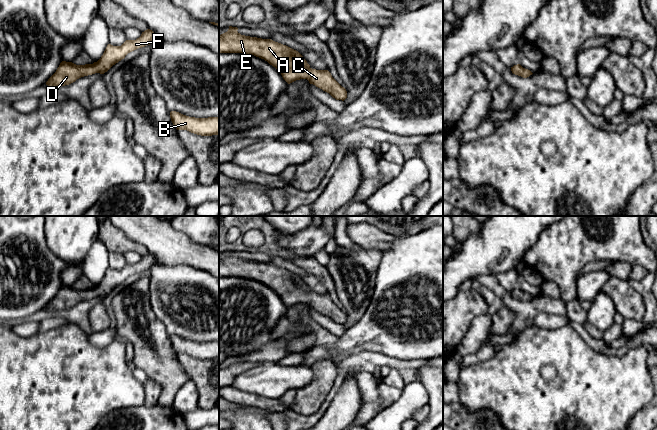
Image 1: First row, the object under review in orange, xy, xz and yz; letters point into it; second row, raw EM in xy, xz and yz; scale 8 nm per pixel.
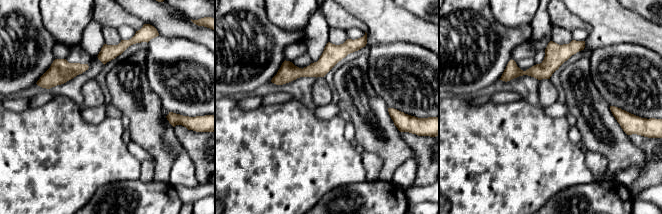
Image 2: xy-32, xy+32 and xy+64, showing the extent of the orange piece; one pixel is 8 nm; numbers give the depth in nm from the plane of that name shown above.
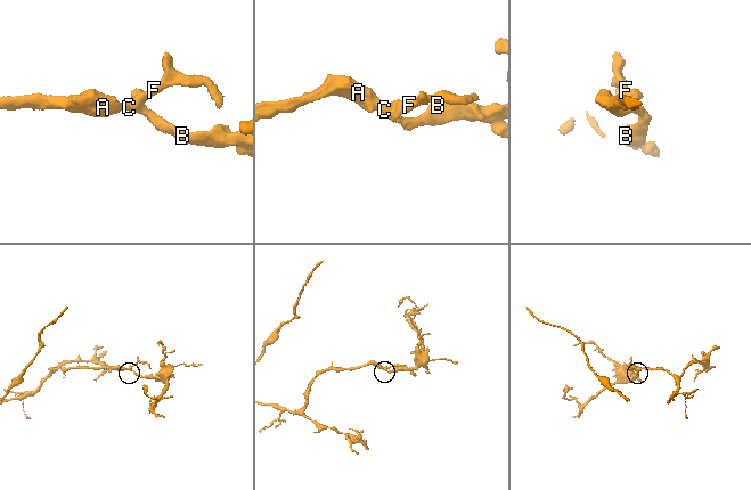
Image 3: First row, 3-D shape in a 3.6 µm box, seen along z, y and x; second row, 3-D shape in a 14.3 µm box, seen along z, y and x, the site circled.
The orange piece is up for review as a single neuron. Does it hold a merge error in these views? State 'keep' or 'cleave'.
keep

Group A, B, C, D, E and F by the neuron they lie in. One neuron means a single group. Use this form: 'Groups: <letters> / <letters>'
Groups: A B C D E F

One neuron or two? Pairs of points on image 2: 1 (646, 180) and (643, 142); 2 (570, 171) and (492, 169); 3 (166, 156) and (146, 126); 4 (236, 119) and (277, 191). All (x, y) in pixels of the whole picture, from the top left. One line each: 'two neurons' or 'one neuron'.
1: one neuron
2: one neuron
3: one neuron
4: one neuron

